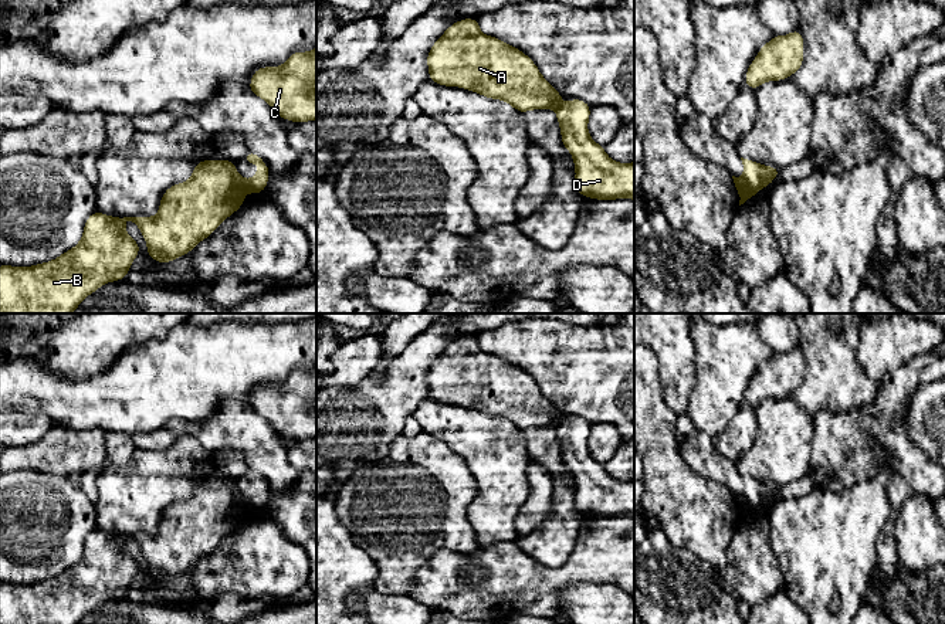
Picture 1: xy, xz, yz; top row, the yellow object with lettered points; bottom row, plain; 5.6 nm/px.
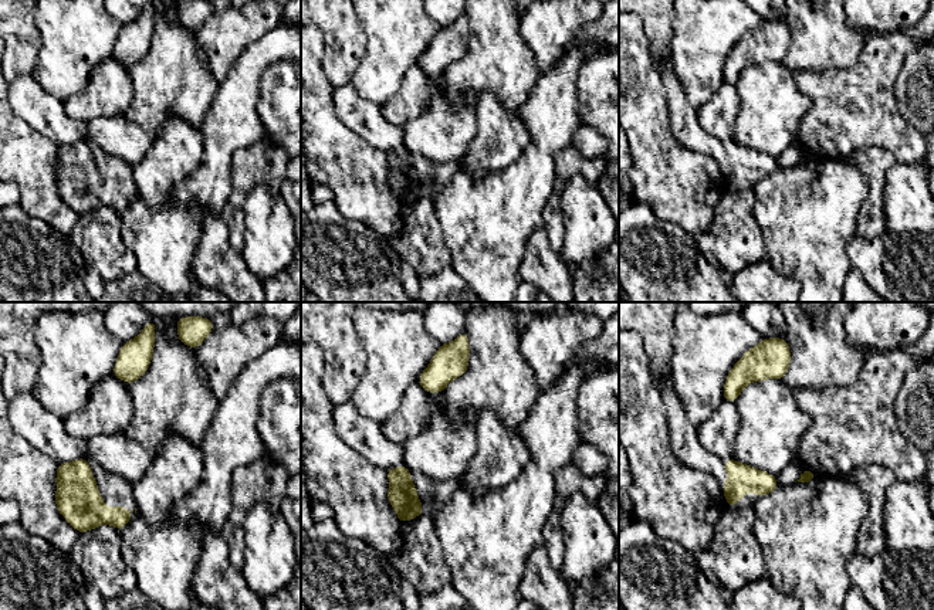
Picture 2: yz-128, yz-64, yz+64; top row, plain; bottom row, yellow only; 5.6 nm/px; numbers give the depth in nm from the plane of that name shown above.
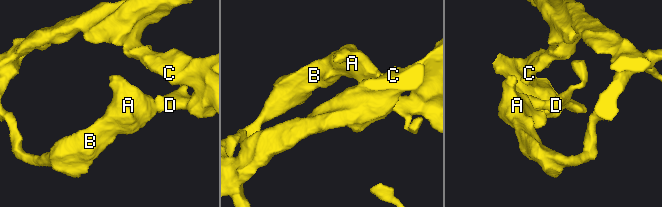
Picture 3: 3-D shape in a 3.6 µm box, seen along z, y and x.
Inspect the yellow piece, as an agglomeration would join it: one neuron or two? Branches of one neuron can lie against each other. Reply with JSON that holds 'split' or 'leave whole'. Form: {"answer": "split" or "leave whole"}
{"answer": "split"}

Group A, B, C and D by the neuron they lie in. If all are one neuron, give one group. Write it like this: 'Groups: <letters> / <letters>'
Groups: A B / C D

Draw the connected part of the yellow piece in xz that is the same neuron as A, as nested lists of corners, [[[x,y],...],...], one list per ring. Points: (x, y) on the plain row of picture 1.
[[[477,336],[451,342],[427,372],[429,397],[509,421],[518,430],[556,427],[562,413],[519,366],[485,353]]]

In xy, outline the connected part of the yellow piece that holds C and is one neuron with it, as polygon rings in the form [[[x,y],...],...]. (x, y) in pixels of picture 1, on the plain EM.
[[[316,363],[309,370],[294,369],[281,384],[255,387],[248,407],[264,417],[280,435],[302,441],[316,437]]]

